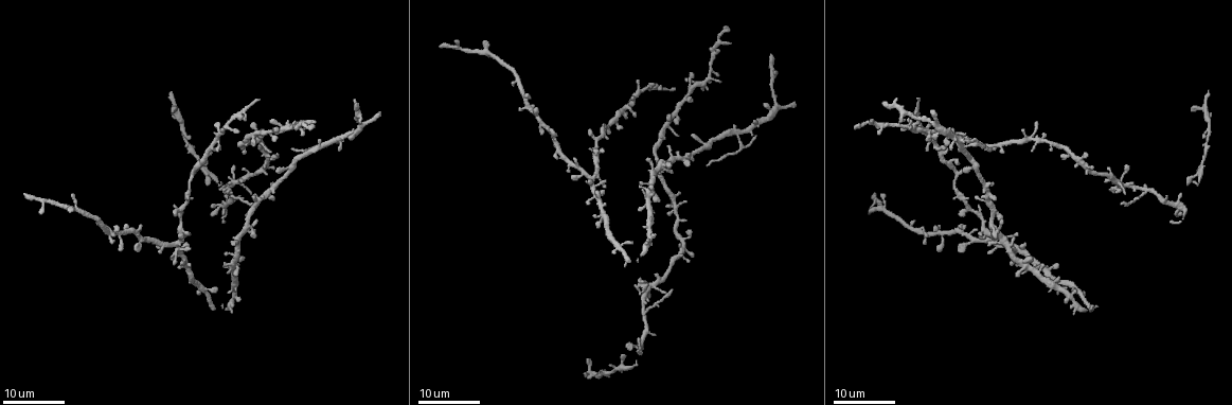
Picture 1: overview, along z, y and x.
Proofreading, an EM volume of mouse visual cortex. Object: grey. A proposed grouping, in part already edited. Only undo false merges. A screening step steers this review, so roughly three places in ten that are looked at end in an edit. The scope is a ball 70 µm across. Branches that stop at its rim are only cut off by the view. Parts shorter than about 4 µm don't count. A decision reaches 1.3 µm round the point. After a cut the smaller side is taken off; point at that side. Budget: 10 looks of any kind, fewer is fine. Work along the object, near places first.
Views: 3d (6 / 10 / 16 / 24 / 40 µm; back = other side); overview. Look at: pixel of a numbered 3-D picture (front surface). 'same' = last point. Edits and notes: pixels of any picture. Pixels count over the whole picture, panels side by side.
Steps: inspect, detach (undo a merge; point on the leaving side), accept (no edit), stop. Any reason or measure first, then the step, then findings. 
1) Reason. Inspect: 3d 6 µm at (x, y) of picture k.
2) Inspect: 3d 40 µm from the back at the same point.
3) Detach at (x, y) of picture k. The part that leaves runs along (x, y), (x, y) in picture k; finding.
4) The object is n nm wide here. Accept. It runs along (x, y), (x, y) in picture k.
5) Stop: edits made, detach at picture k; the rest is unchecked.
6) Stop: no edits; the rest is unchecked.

Two arms in line, one across. Inspect: 3d 16 µm at (954, 190) of picture 1.

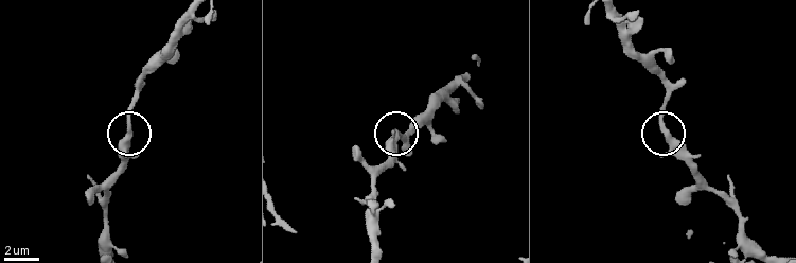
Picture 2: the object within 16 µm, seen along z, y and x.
Zoom in. Inspect: 3d 6 µm at (668, 137) of picture 2.

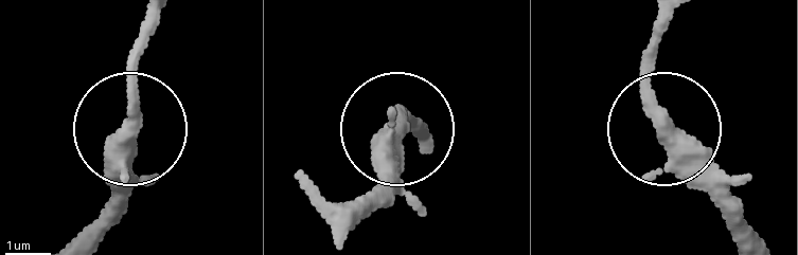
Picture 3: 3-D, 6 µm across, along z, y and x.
The object is 300 nm wide here. Accept. It runs along (417, 122), (406, 110), (375, 197) in picture 3; continuous, no second cell.

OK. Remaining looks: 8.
Inspect: 3d 24 µm at (245, 111) of picture 1.

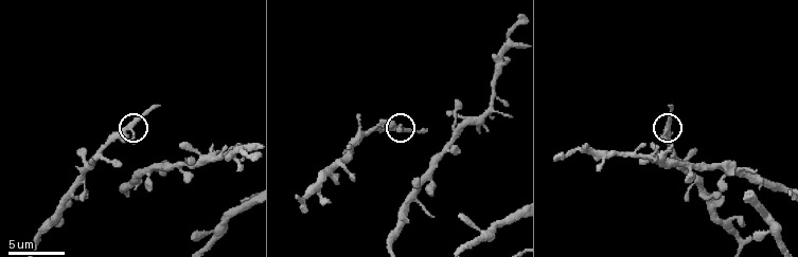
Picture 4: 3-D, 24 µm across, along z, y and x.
Inspect: 3d 6 µm at (667, 126) of picture 4.

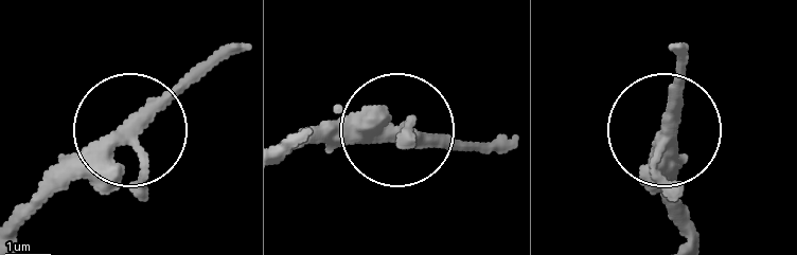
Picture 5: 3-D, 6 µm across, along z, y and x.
Accept. Continuous, no second cell.

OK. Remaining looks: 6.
Branch point. Inspect: 3d 10 µm at (203, 163) of picture 4.

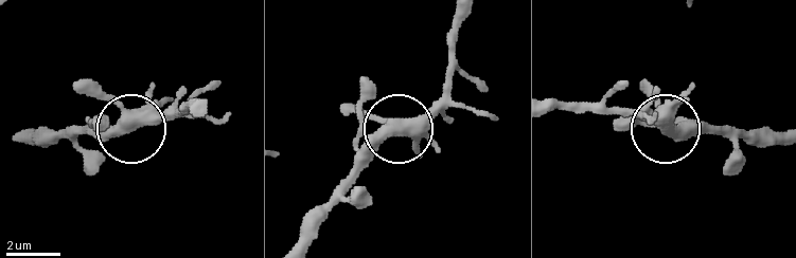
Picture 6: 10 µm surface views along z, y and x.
The side arm is 11 µm long; 3 arms meet here. Accept. One cell here.

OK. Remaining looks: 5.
Three arms meet. Inspect: 3d 16 µm at (977, 145) of picture 1.

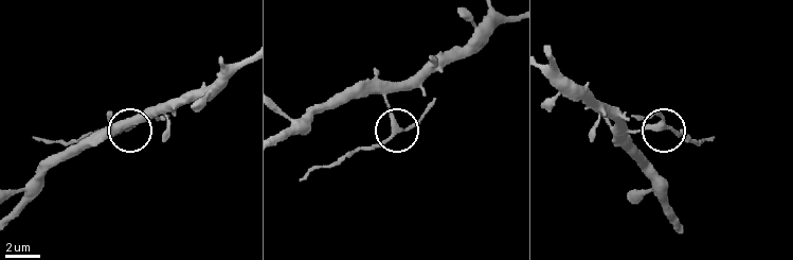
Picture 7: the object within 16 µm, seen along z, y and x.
Zoom in. Inspect: 3d 10 µm at (663, 123) of picture 7.

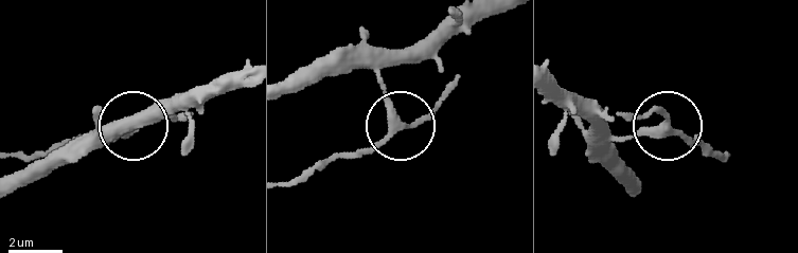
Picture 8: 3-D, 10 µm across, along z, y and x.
The side arm is 7 µm long. Accept. It runs along (287, 89), (356, 67), (374, 73), (392, 125), (344, 155) in picture 8; one cell here.

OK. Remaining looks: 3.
Thin arm on a thick one. Inspect: 3d 24 µm at (1147, 190) of picture 1.

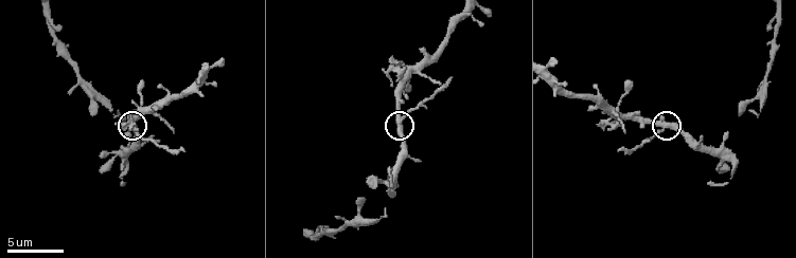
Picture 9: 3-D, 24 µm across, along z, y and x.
Inspect: 3d 10 µm at (664, 127) of picture 9.

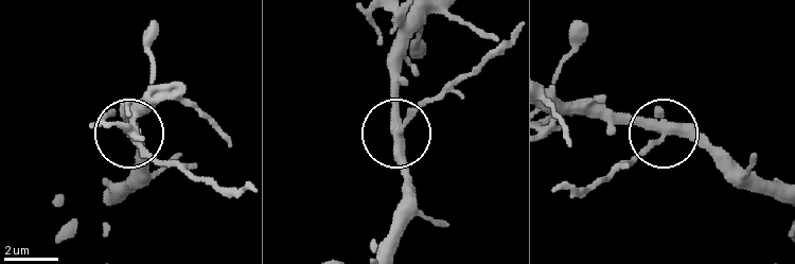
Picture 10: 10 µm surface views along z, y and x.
The side arm is 6 µm long. Accept. It runs along (423, 21), (409, 41), (396, 124), (455, 78) in picture 10; all the same cell.

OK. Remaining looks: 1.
Stop: no edits; the rest is unchecked.

